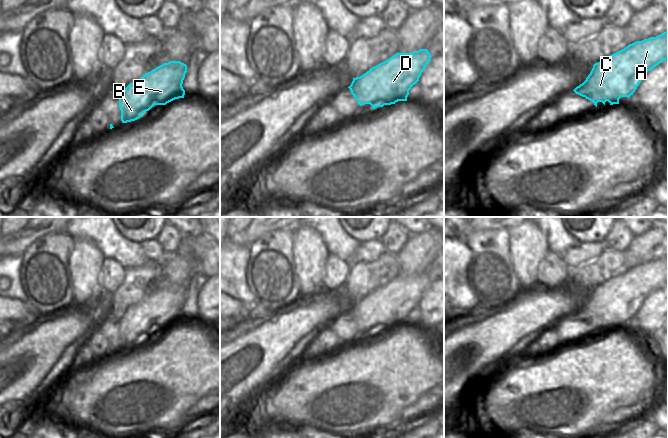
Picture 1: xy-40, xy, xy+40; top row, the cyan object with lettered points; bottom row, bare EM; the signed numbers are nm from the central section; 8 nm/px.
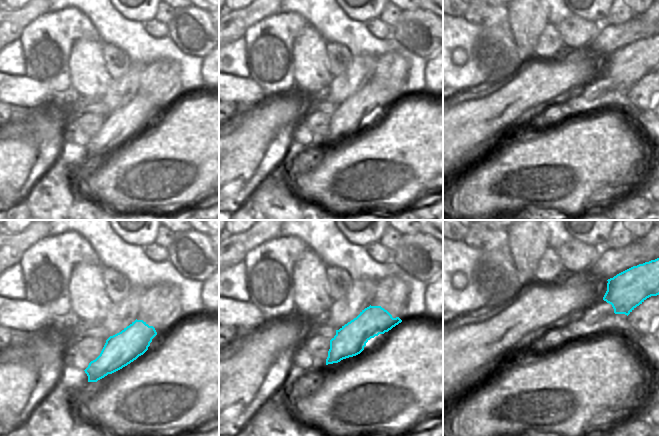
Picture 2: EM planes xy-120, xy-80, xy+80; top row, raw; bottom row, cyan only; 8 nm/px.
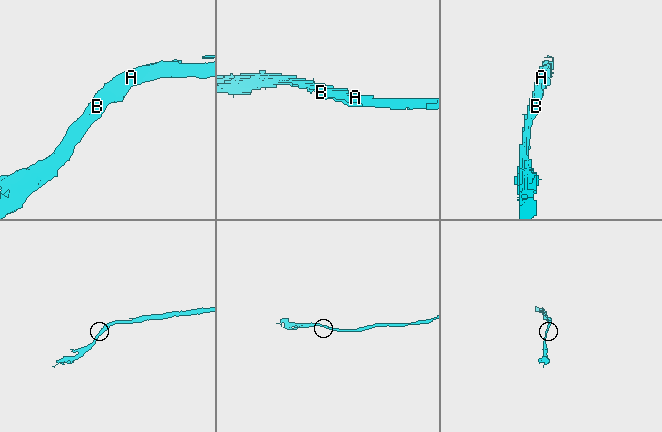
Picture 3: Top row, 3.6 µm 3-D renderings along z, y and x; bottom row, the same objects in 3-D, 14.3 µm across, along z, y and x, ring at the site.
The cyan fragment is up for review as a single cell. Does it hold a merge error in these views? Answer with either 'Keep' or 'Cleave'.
Keep

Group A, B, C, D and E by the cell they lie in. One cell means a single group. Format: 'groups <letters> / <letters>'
groups A B C D E

